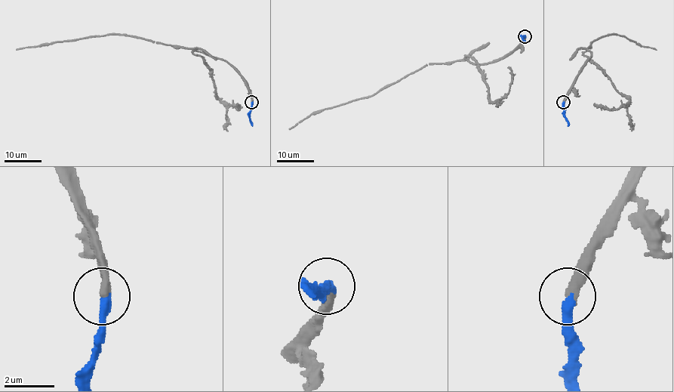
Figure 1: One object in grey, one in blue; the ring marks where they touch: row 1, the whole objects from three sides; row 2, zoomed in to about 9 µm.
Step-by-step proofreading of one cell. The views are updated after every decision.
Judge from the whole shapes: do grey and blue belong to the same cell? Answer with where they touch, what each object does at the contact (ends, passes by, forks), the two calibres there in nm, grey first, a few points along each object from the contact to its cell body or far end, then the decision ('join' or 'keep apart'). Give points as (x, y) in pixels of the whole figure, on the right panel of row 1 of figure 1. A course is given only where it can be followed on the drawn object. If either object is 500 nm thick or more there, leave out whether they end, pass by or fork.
(563, 102) | grey ends | blue ends | 380/360 nm | grey via (563, 101), (588, 60), (591, 54), (587, 49), (594, 40), (617, 34), (656, 49) | blue via (563, 103), (564, 119), (568, 125) | join

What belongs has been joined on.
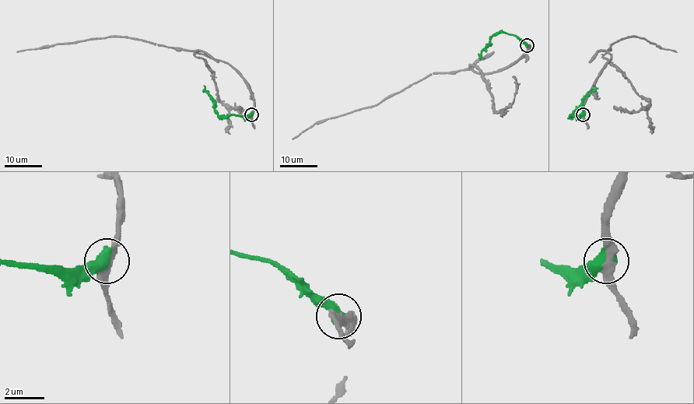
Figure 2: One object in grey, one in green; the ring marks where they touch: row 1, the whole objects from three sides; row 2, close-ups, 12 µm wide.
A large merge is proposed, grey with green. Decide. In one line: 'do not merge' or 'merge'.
merge

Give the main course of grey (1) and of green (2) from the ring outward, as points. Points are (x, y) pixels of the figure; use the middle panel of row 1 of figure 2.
1: (527, 45), (529, 47), (519, 58), (501, 70), (433, 72), (373, 106), (317, 121), (292, 138)
2: (527, 45), (513, 35), (504, 32), (494, 34), (481, 50), (480, 58), (479, 55)

